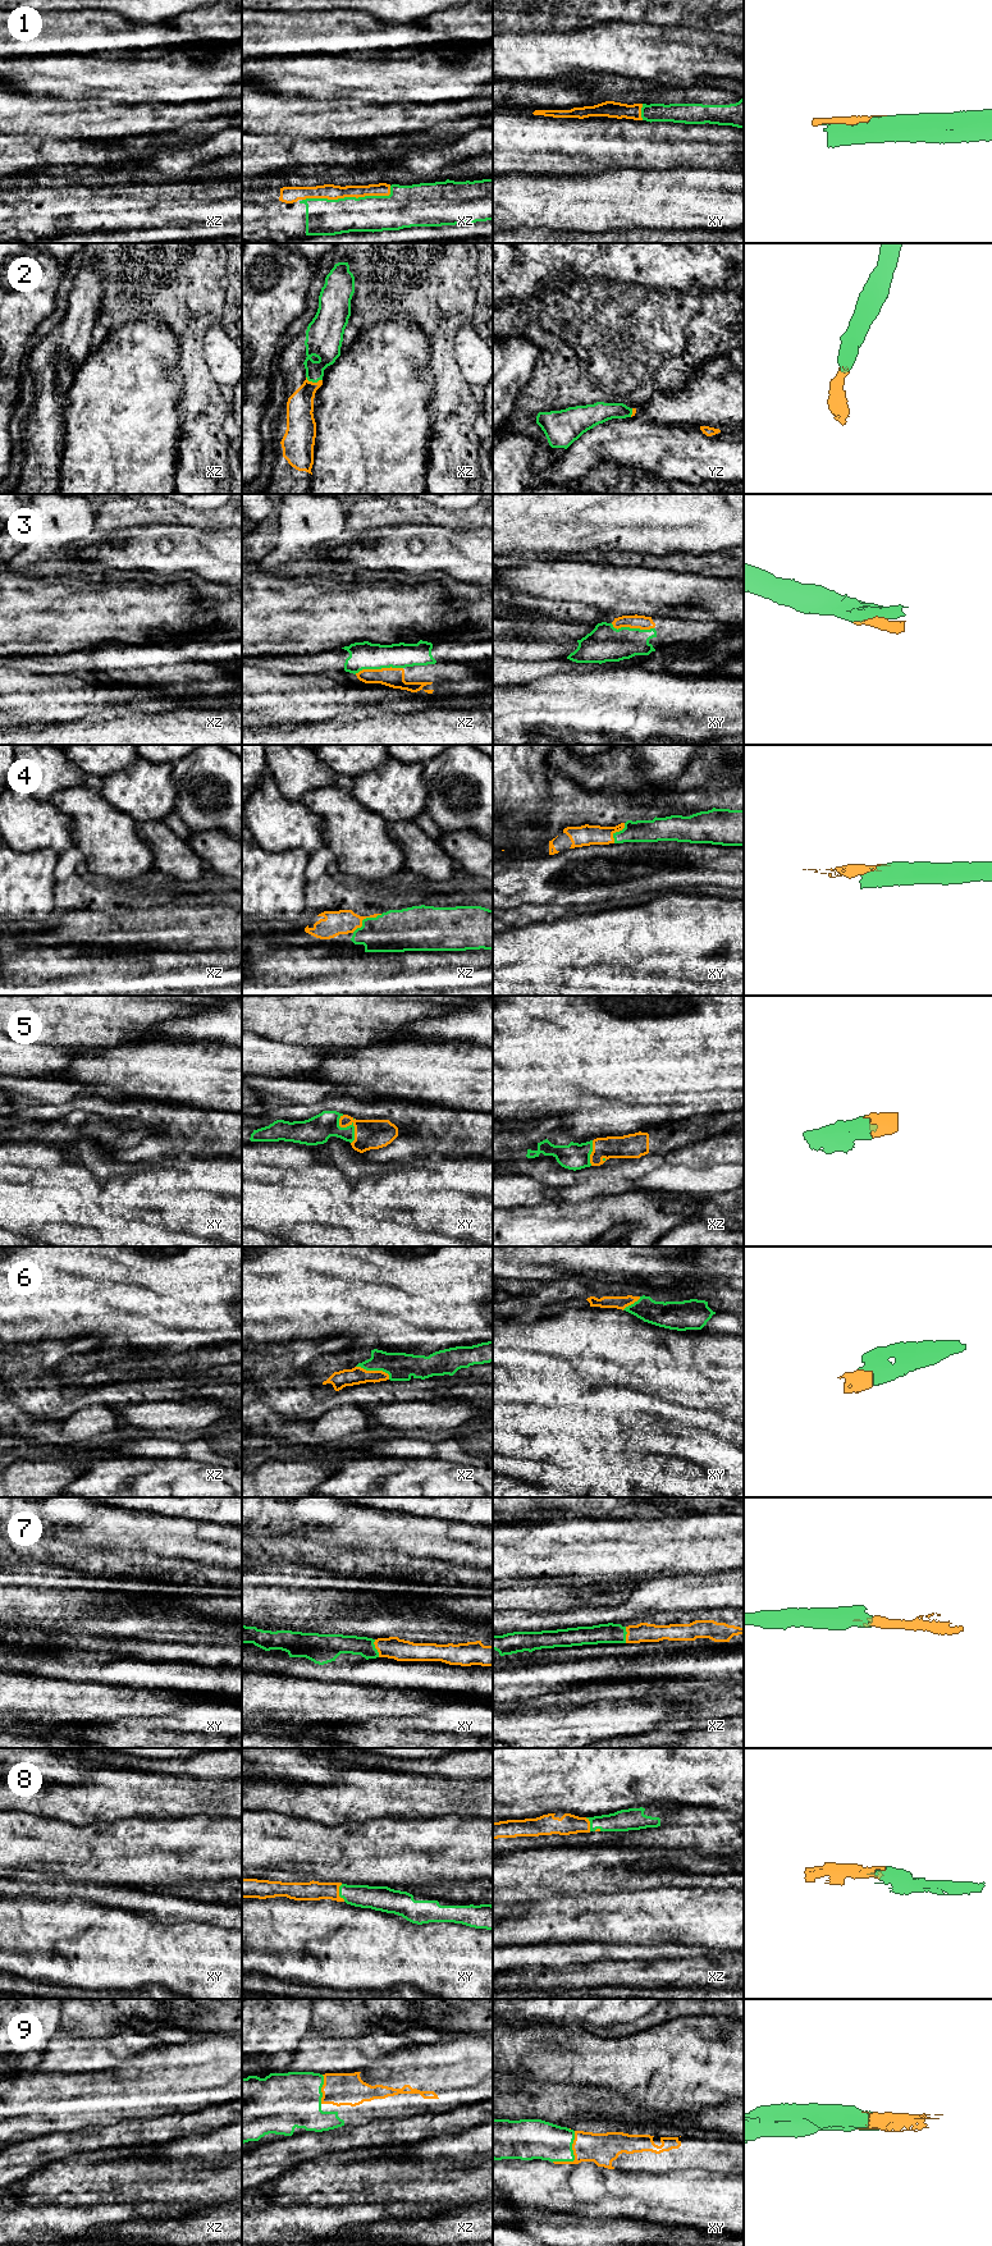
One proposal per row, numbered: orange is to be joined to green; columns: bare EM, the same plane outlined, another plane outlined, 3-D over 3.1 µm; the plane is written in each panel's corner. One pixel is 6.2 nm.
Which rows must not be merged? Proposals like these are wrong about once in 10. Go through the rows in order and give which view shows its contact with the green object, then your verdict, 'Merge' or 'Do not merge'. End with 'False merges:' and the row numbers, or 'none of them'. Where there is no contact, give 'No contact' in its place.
1: Touches green in xz. Merge
2: Touches green in xz. Merge
3: Touches green in xz. Merge
4: Touches green in xz. Merge
5: Touches green in xy. Merge
6: Touches green in xz. Merge
7: Touches green in xy. Merge
8: Touches green in xy. Merge
9: Touches green in xy. Merge
False merges: none of them

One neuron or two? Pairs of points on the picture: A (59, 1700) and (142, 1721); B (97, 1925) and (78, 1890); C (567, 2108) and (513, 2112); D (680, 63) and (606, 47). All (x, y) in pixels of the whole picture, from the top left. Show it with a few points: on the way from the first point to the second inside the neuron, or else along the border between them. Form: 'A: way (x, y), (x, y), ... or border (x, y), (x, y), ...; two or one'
A: border (155, 1715), (124, 1716), (100, 1723); two
B: border (54, 1901), (85, 1899), (114, 1908); two
C: way (554, 2108), (526, 2108); one
D: way (662, 55), (624, 49); one

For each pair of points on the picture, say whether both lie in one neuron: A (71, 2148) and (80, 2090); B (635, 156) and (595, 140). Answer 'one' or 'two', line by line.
A: two
B: one

